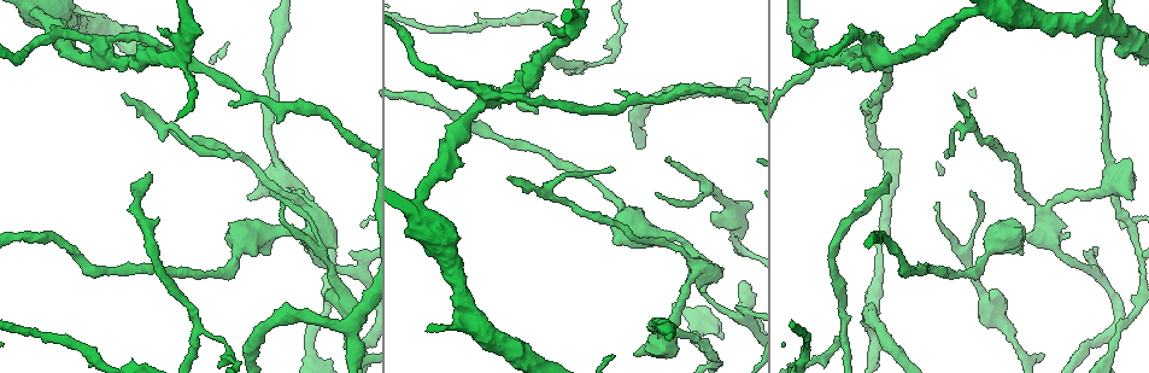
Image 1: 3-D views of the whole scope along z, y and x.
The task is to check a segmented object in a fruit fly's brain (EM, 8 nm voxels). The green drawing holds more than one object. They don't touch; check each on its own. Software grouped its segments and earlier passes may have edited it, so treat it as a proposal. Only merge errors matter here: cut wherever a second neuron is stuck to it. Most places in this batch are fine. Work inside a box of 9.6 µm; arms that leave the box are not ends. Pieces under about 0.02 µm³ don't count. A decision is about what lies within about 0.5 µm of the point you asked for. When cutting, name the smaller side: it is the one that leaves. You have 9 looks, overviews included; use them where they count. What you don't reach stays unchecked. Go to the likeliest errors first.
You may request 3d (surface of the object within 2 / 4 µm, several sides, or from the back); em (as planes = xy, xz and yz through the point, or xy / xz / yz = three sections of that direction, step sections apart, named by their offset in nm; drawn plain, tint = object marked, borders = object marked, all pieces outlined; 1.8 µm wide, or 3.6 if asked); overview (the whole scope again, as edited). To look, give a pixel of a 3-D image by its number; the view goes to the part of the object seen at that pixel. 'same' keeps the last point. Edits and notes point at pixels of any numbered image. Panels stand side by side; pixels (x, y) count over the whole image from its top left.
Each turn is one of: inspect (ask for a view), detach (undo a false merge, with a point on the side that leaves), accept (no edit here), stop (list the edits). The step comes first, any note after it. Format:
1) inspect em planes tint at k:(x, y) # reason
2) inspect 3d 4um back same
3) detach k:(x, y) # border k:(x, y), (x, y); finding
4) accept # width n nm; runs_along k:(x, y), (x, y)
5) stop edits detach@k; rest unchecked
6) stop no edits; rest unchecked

inspect 3d 4um at 1:(286, 185)

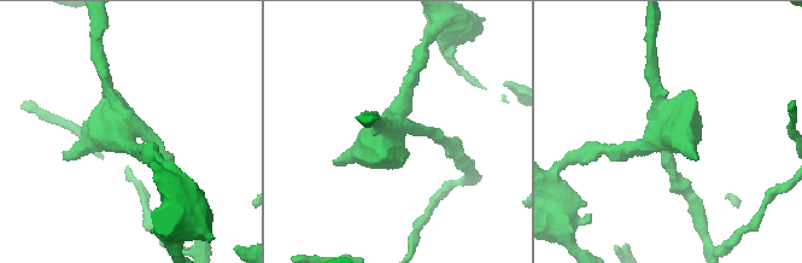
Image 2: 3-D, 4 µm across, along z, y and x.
inspect em 3.6um xz step 4 tint at 2:(398, 129)

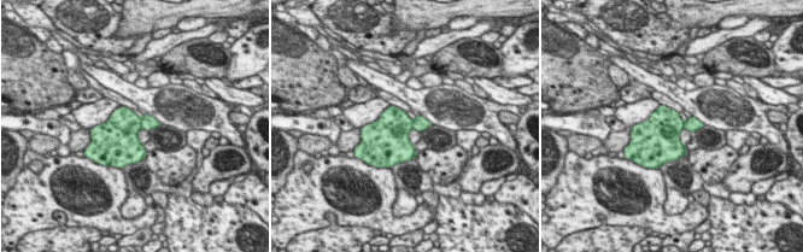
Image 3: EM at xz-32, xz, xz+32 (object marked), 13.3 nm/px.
accept # all the same neuron

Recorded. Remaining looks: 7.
inspect em planes tint at 1:(319, 227) # thick turns thin

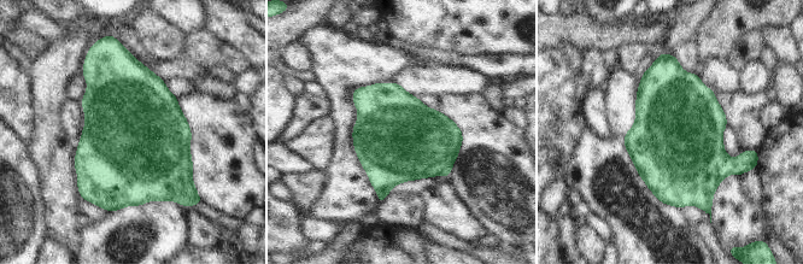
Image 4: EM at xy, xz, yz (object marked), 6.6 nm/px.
accept # width 600 nm; continuous, no second neuron

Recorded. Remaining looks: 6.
inspect em xy step 8 tint at 1:(841, 328) # three arms meet

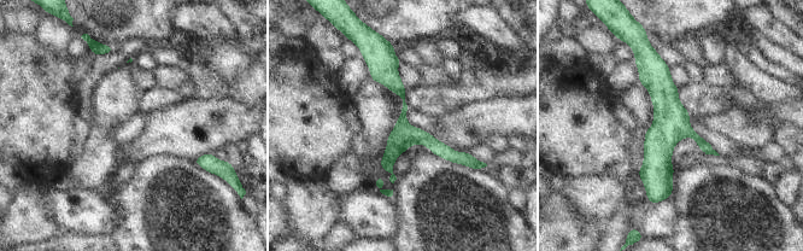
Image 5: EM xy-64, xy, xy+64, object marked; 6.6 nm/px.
inspect em planes tint same

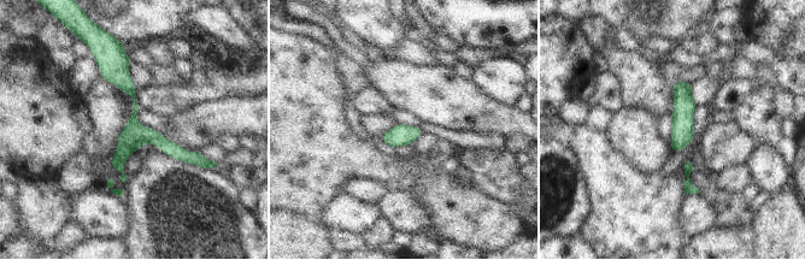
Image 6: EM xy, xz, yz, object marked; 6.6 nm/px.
accept # all the same neuron

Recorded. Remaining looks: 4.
inspect 3d 4um at 1:(178, 56) # three arms meet

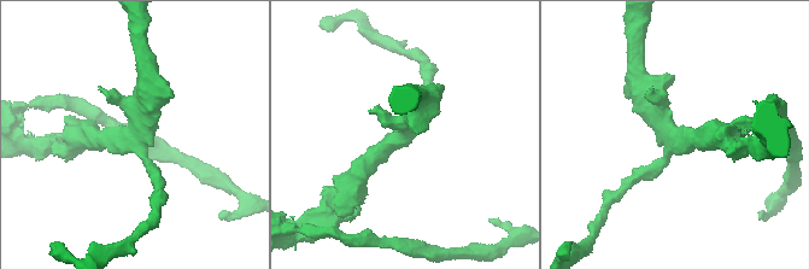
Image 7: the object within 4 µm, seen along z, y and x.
inspect em xy step 8 tint at 7:(675, 140)

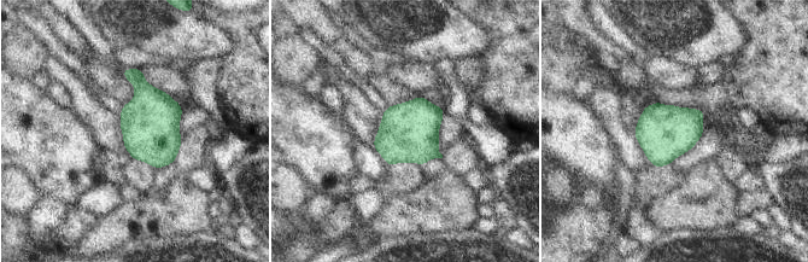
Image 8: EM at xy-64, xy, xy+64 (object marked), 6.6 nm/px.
accept # one neuron here

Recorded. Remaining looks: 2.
stop no edits; rest unchecked

